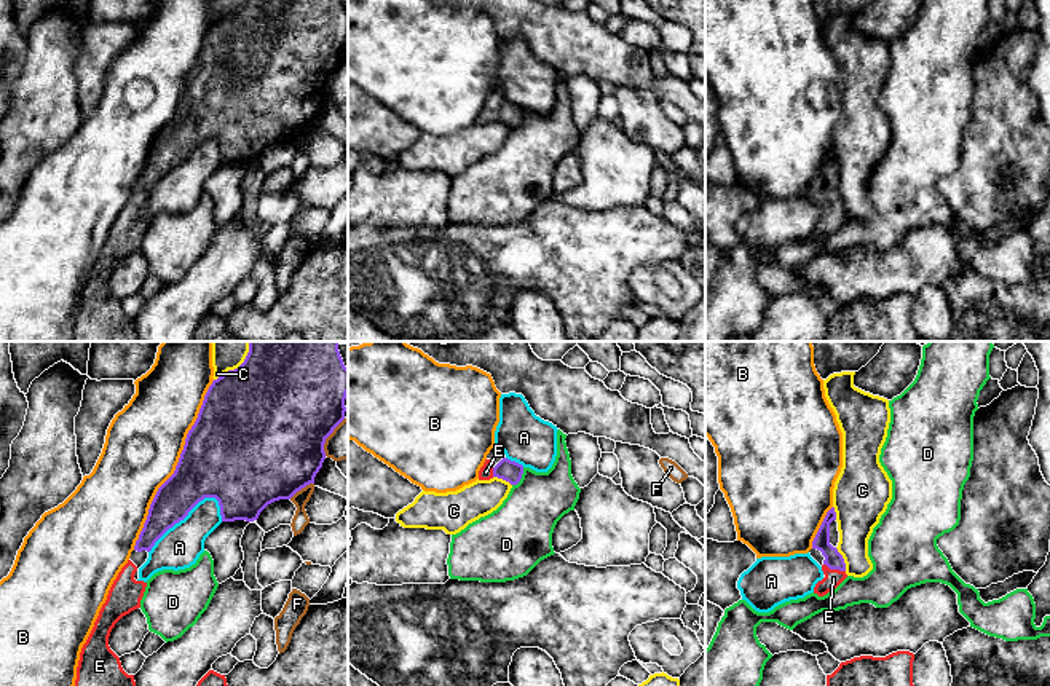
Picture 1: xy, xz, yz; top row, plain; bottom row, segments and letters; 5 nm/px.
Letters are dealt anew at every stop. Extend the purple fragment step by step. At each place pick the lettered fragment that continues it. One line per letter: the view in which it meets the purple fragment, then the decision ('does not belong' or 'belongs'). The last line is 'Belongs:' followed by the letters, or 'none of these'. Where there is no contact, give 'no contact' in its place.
A: xy | does not belong
B: xy | does not belong
C: xy | does not belong
D: xz | does not belong
E: yz | belongs
F: xy | does not belong
Belongs: E

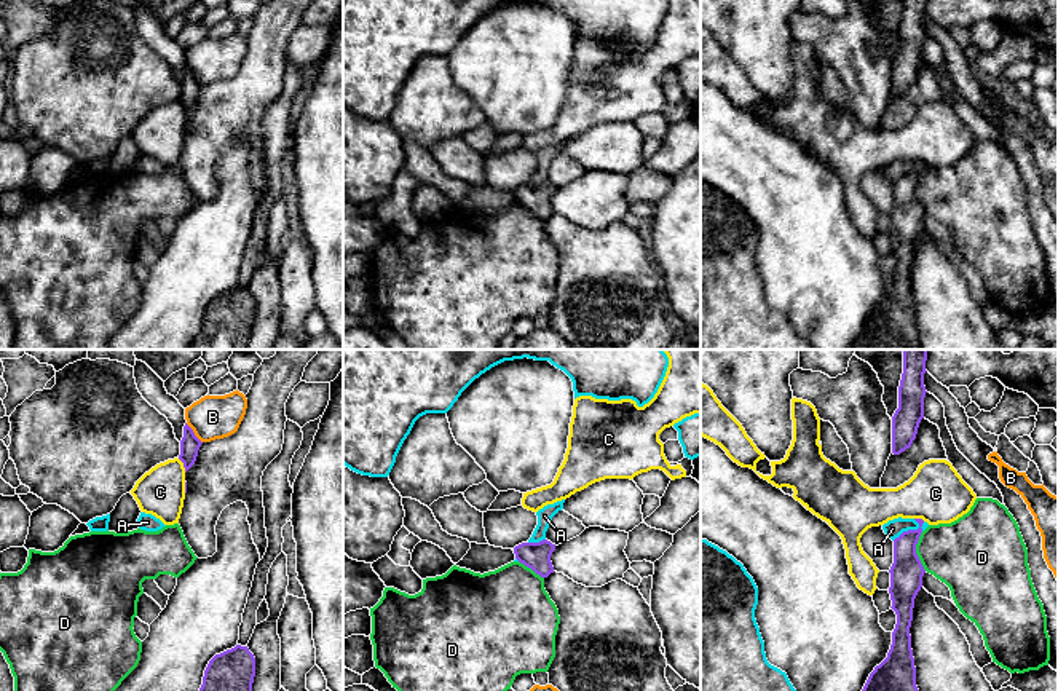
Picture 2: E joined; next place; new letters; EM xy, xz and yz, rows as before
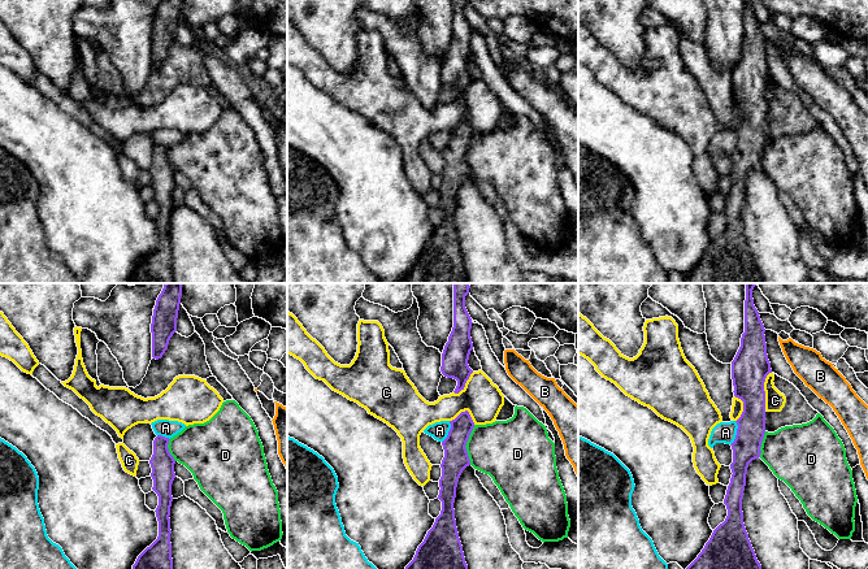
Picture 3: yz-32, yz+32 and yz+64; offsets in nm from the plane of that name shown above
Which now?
A: yz | does not belong
B: xy | does not belong
C: xy | does not belong
D: yz | does not belong
Belongs: none of these

